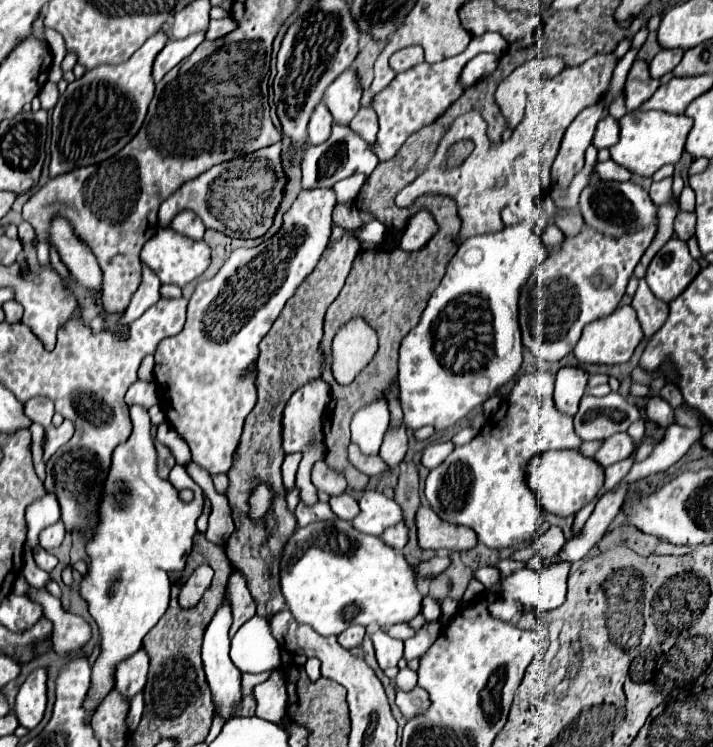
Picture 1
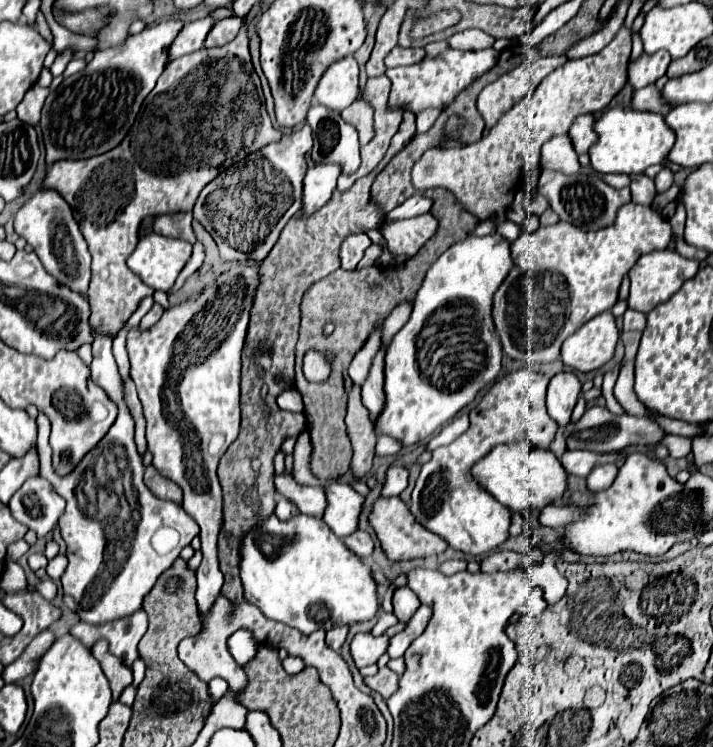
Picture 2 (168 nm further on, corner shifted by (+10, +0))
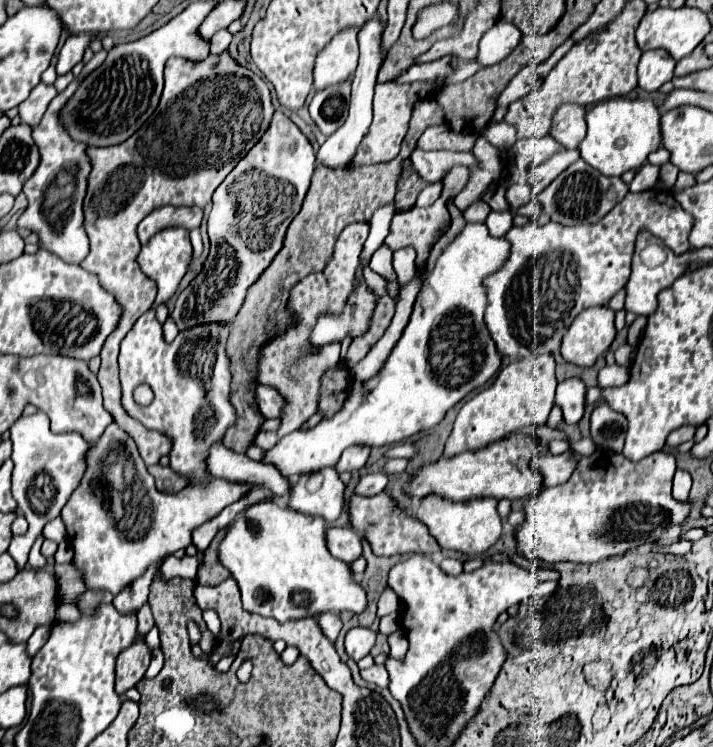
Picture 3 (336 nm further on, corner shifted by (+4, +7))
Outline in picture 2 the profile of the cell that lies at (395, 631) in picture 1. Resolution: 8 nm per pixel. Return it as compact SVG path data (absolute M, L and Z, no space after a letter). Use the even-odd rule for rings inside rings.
M382 611L382 613L378 615L378 621L376 621L376 625L374 625L372 633L374 633L374 635L382 635L388 627L392 627L392 625L396 625L396 623L398 623L398 619L396 619L392 613Z

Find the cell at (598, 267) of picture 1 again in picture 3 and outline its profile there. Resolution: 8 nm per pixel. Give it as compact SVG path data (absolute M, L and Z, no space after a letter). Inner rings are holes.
M646 190L646 192L628 192L598 224L580 224L564 226L548 222L538 226L528 222L526 226L514 226L506 240L512 244L510 258L506 264L492 276L488 276L488 306L486 306L486 324L502 356L528 356L556 352L562 344L564 332L570 328L574 318L594 306L604 306L608 300L626 286L630 278L630 262L636 248L636 236L646 230L652 236L658 236L668 248L676 254L682 254L690 248L688 232L692 228L692 216L686 214L674 196L668 190Z

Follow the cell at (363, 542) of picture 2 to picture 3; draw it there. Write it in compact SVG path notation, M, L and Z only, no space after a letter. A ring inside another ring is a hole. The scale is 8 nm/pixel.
M328 528L326 542L332 556L344 562L354 562L362 556L362 540L352 528Z

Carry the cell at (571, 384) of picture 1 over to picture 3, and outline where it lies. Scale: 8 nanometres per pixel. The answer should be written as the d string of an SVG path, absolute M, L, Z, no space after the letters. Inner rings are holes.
M568 378L556 388L556 404L562 408L564 422L576 424L584 414L586 384L580 378Z

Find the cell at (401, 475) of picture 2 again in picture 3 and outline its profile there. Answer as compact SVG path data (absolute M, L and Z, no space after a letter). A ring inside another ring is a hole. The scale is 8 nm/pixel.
M376 472L376 474L366 474L360 478L360 484L356 488L356 494L364 494L364 496L376 496L380 492L384 492L388 486L388 476L384 472Z

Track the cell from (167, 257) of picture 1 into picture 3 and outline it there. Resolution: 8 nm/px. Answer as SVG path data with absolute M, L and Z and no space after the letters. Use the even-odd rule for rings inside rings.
M166 228L160 230L156 236L150 238L150 242L146 246L142 246L140 254L138 254L138 264L142 268L142 272L146 272L146 276L150 280L154 280L157 285L157 295L152 305L152 309L156 309L162 302L166 302L178 288L180 280L184 278L188 264L192 258L192 244L190 244L190 236L186 228Z

